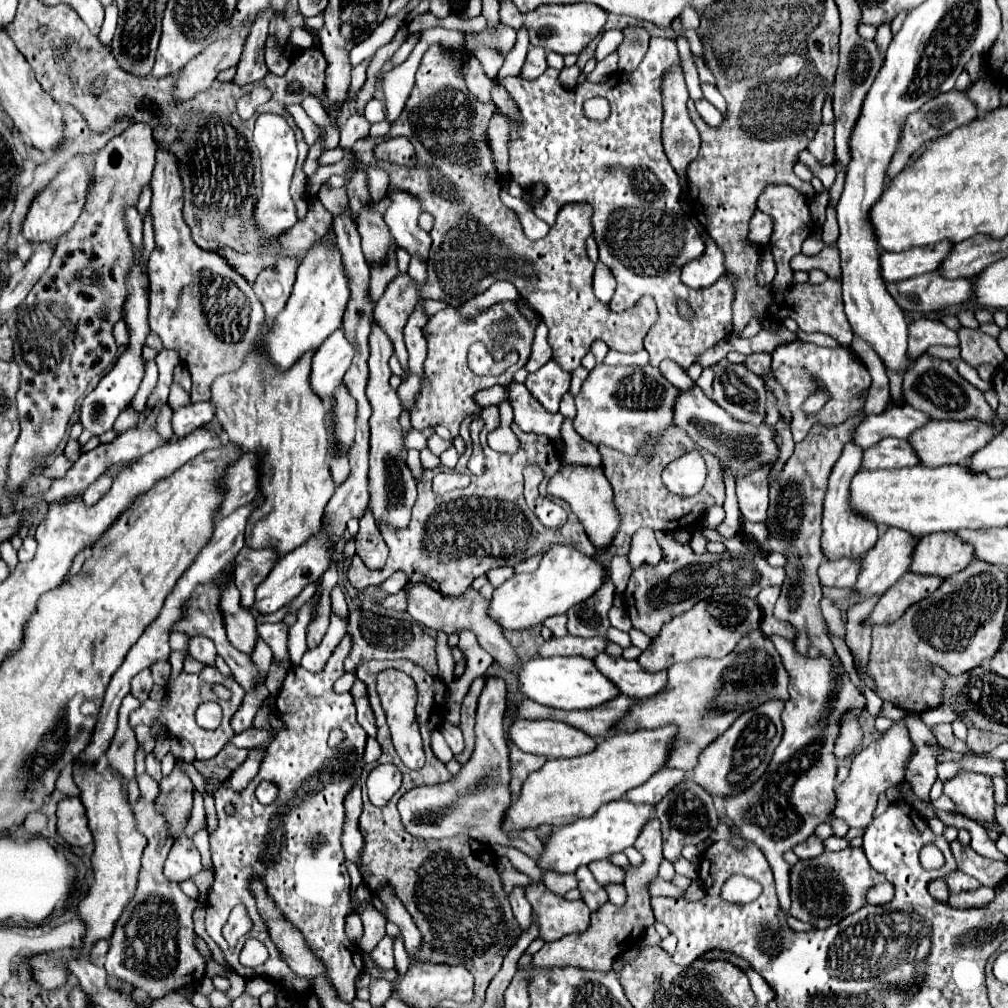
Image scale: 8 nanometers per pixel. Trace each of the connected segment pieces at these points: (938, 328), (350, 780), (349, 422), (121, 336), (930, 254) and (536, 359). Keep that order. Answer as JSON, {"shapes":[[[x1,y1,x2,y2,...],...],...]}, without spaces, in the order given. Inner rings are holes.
{"shapes":[[[915,317,909,321,909,353,913,357,919,357,925,349,933,345,959,345,957,333,945,327,937,319,927,319,927,317]],[[345,635,323,671,309,673,297,665,291,667,277,697,279,717,287,729,277,733,275,743,269,745,265,755,265,765,261,765,257,777,249,781,241,793,235,793,229,786,222,786,215,793,219,825,209,835,215,883,207,897,205,919,207,933,215,939,225,953,225,961,239,975,263,975,293,995,305,995,311,987,309,981,295,977,295,973,287,969,281,953,275,949,263,921,257,915,255,899,251,897,247,885,251,883,251,877,261,877,279,909,291,919,291,923,295,923,295,927,301,929,307,945,325,963,329,981,335,985,339,997,347,1003,355,999,355,979,363,971,363,955,361,949,345,935,345,919,349,917,349,873,345,869,345,855,339,839,345,817,343,801,361,775,367,739,367,733,355,719,351,693,337,695,333,691,333,683,343,675,343,659,347,657,349,649,351,639],[333,727,347,733,343,747,327,747,327,737],[261,781,273,781,279,787,279,797,271,805,261,805,255,797,255,789],[225,803,235,805,233,817,225,813],[249,919,253,921,253,929],[249,937,259,939,269,949,269,961,255,969,245,967,239,961,241,947]],[[341,383,335,389,335,405,333,405,333,425,329,431,329,453,347,453,355,441,355,415,357,403,349,395,347,387]],[[123,320,118,321,113,327,113,335,118,346,127,345,129,341,129,335,126,328,126,324]],[[943,241,939,245,925,245,919,249,907,249,903,253,881,253,881,275,885,283,891,283,935,271,939,267,939,261,943,261,947,255,947,249,951,249,949,241]],[[539,321,539,327,537,327,537,331,535,331,535,339,533,339,533,347,531,347,531,357,529,357,529,361,527,361,527,371,537,371,539,367,543,367,549,359,551,359,551,355,553,355,553,349,551,349,551,345,547,343,547,335,548,329,543,321]]]}

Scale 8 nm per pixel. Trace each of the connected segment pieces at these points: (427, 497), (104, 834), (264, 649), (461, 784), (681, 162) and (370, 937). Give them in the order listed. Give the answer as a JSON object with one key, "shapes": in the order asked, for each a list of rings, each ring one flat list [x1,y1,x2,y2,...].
{"shapes":[[[495,405,485,407,479,413,479,419,485,421,485,427,481,431,481,443,487,465,485,473,479,477,471,475,471,483,467,489,457,489,449,495,439,497,431,491,431,479,435,471,425,469,423,477,417,479,419,497,413,505,409,525,405,529,395,529,387,523,379,523,383,539,389,545,389,559,385,567,371,571,367,567,357,567,357,561,351,561,347,569,347,579,355,589,379,585,391,573,403,571,407,573,409,583,395,595,393,609,405,611,407,589,417,583,425,583,441,595,459,595,463,593,463,589,471,587,475,577,485,575,495,567,517,565,551,543,563,543,565,547,577,549,587,557,595,553,591,541,587,541,587,535,583,533,583,525,579,525,579,519,573,515,571,509,567,511,569,521,563,527,545,529,539,519,529,513,529,507,523,499,523,469,527,467,527,463,539,465,539,459,545,459,545,443,549,443,547,437,523,433,521,429,517,429,517,437,521,443,519,451,515,455,503,455,489,449,487,445,487,433,497,429,499,425,499,409]],[[83,765,73,767,75,783,81,789,81,801,87,809,89,827,95,839,95,853,91,857,95,881,89,887,87,897,79,903,79,917,87,923,85,943,95,943,99,939,109,939,115,927,115,921,121,917,127,901,135,895,137,875,141,869,141,855,147,845,147,839,135,831,135,819,131,805,121,789,121,779,105,769,97,773,95,769,83,769]],[[261,637,255,643,255,649,251,653,251,661,259,669,259,673,261,673,261,679,259,679,257,685,265,685,265,679,267,679,269,667,271,667,271,649,269,649,269,645]],[[499,675,487,677,477,705,477,723,475,723,477,745,471,759,461,767,457,775,453,775,451,781,415,787,399,799,399,813,403,825,413,837,447,839,455,835,467,835,489,847,493,845,515,847,527,853,531,859,535,859,535,853,543,849,537,831,503,833,499,829,499,817,503,817,503,809,507,809,507,805,511,803,509,745,503,735,503,709,507,709,505,697,507,697,507,685,503,677]],[[673,65,665,75,663,75,663,109,665,109,665,117,663,117,663,147,665,147,665,155,669,159,669,163,673,165,675,173,679,175,681,181,685,181,685,171,687,165,695,159,697,151,699,151,699,133,693,125,693,121,689,119,687,113,687,87,685,87,684,73,679,65]],[[366,901,359,905,359,915,361,915,362,924,365,927,365,933,359,941,359,947,365,953,371,953,375,949,375,945,385,937,385,923,387,921,377,909,373,909,373,906]]]}

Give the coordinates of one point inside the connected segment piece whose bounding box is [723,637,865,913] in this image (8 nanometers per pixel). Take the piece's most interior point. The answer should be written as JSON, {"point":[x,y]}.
{"point":[782,808]}

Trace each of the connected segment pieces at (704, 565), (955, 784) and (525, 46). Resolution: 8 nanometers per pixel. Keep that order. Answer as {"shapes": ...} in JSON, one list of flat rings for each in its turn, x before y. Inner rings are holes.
{"shapes":[[[657,531,655,539,659,547,669,547,667,557,663,557,657,565,641,565,633,571,629,585,627,585,627,597,625,607,627,615,633,621,633,627,643,631,649,637,655,637,667,621,673,617,689,611,695,603,701,599,707,599,711,595,727,595,727,593,739,593,749,599,755,599,761,589,769,585,781,585,783,583,783,569,771,567,765,559,757,555,735,555,735,553,703,553,697,555,689,545,683,545,675,539,671,531]],[[961,769,953,779,945,781,943,793,957,805,953,813,977,821,985,827,987,835,997,841,999,833,995,831,993,781,989,775]],[[527,29,517,30,517,41,514,48,505,56,504,64,499,70,497,78,499,81,508,75,521,75,521,69,524,65,527,53,530,47]]]}

